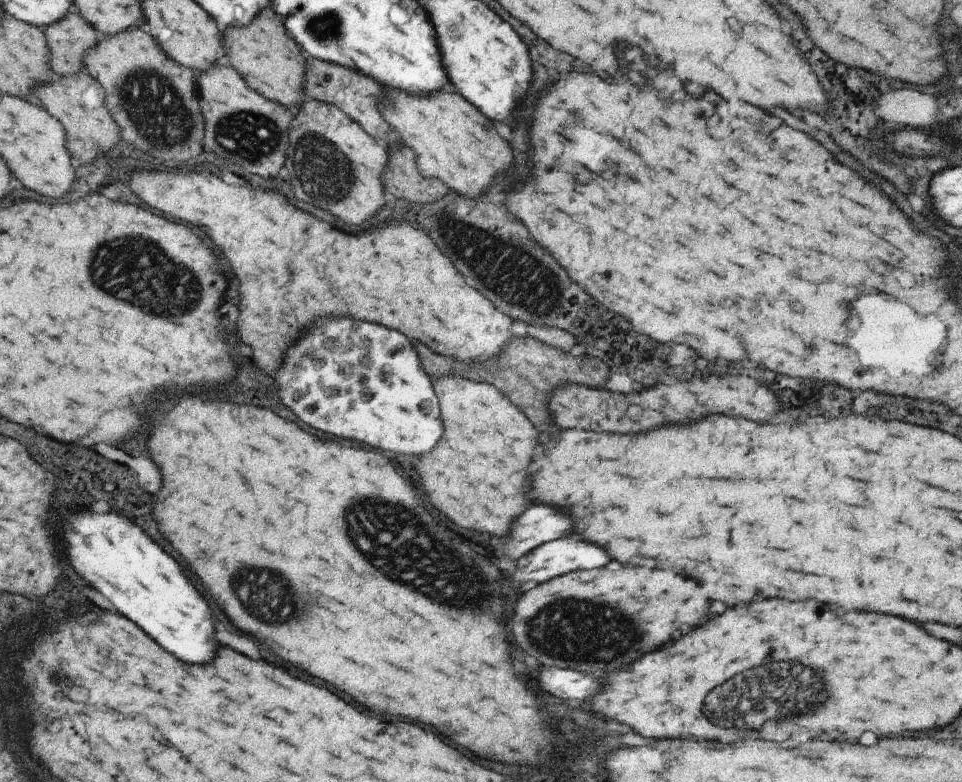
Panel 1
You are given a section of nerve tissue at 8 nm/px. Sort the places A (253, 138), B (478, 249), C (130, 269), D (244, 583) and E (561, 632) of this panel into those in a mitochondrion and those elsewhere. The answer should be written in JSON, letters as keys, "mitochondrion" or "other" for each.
{"A":"mitochondrion","B":"mitochondrion","C":"mitochondrion","D":"mitochondrion","E":"mitochondrion"}

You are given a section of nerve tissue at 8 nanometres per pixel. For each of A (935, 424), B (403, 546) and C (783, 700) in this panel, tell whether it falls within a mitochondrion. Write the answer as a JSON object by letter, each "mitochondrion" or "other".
{"A":"other","B":"mitochondrion","C":"mitochondrion"}

